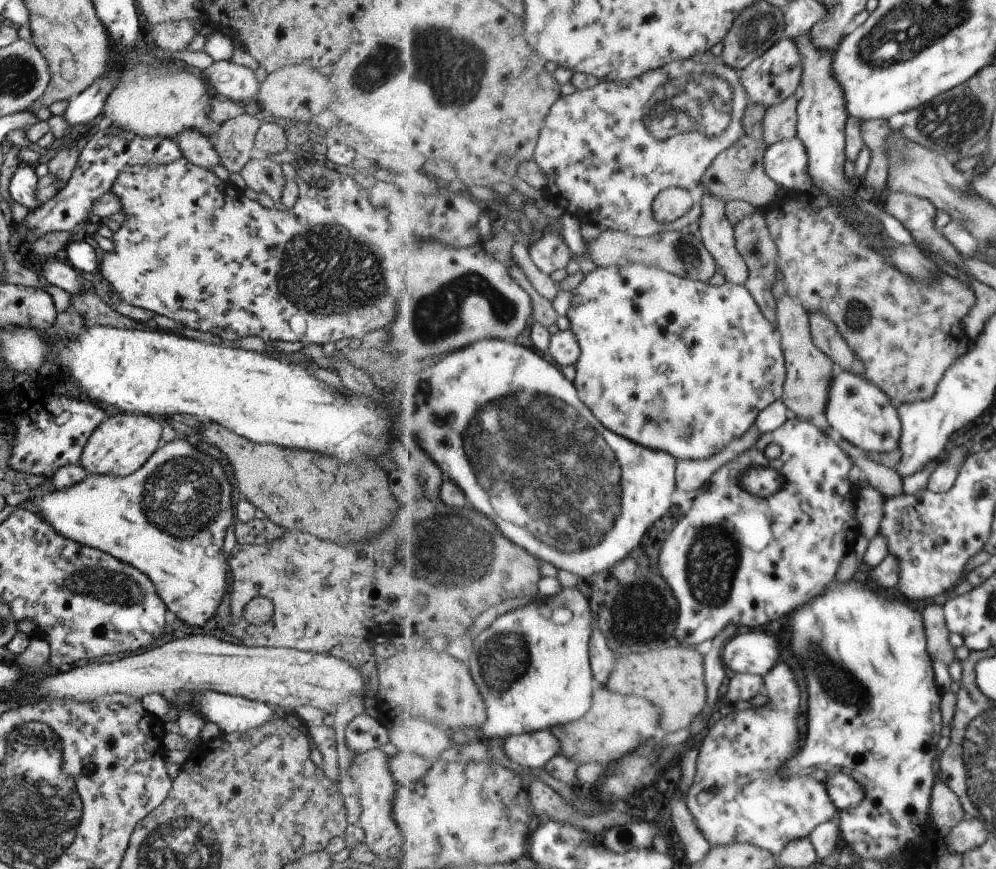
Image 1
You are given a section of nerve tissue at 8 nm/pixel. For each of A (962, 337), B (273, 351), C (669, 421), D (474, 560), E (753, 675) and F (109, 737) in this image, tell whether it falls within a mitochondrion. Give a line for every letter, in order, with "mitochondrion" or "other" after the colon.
A: other
B: other
C: mitochondrion
D: mitochondrion
E: other
F: other

